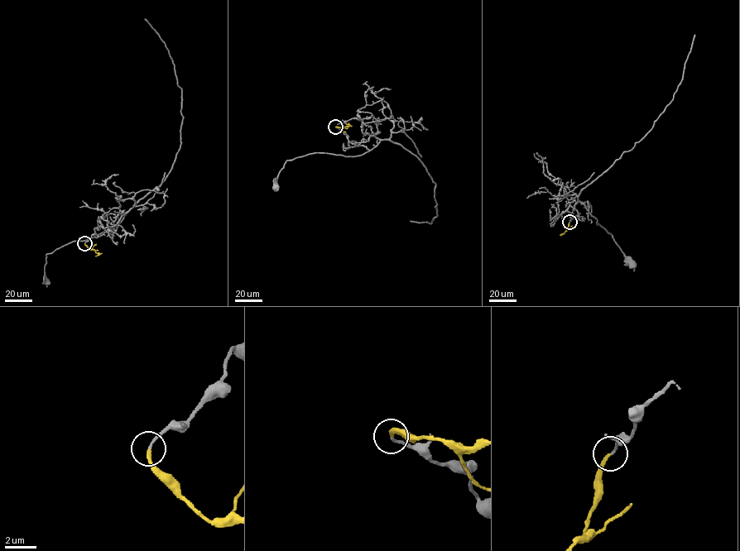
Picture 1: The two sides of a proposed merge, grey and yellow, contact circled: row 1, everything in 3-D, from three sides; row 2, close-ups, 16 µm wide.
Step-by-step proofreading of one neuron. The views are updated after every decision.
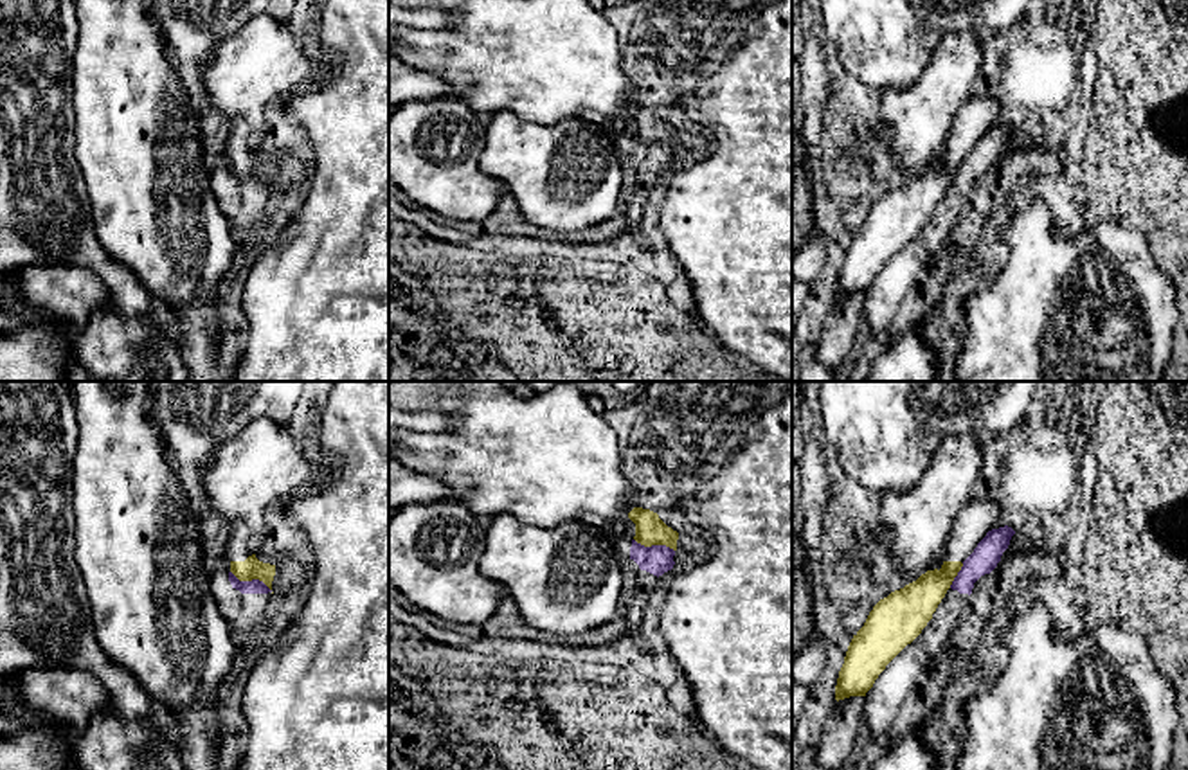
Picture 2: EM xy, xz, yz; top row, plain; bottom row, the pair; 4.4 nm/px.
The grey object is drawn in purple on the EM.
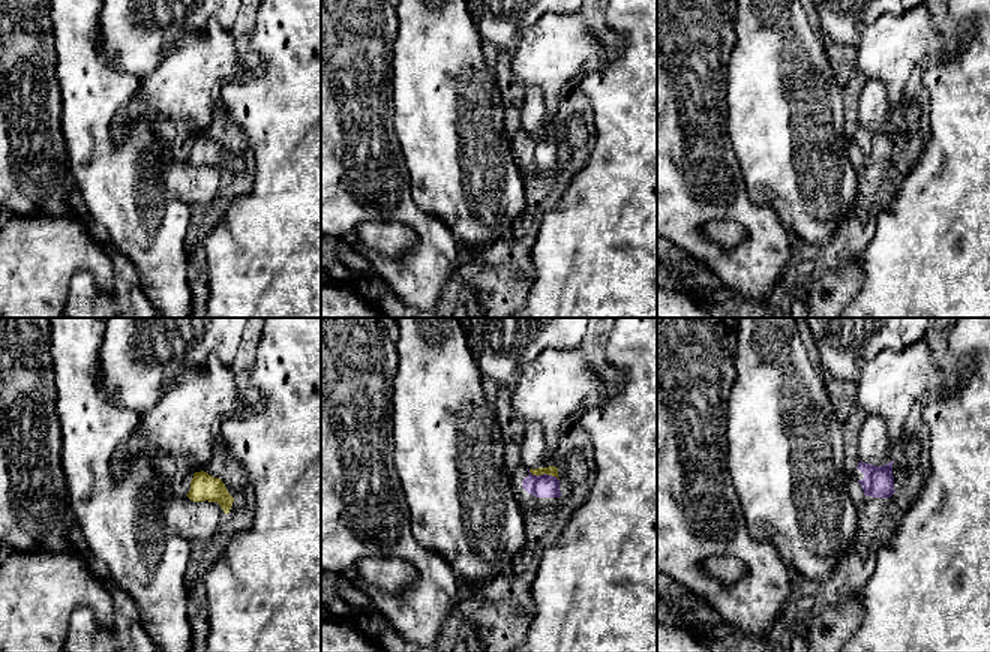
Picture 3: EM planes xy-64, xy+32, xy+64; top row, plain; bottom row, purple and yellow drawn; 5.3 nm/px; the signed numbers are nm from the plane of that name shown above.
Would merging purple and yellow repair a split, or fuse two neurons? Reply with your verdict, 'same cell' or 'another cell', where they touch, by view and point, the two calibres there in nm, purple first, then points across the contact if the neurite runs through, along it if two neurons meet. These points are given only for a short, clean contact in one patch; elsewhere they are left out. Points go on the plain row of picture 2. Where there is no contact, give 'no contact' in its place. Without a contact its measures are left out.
another cell; contact xy (252, 177); calibres 60 and 100 nm; border xy (231, 168), (240, 177), (260, 177), (270, 188)

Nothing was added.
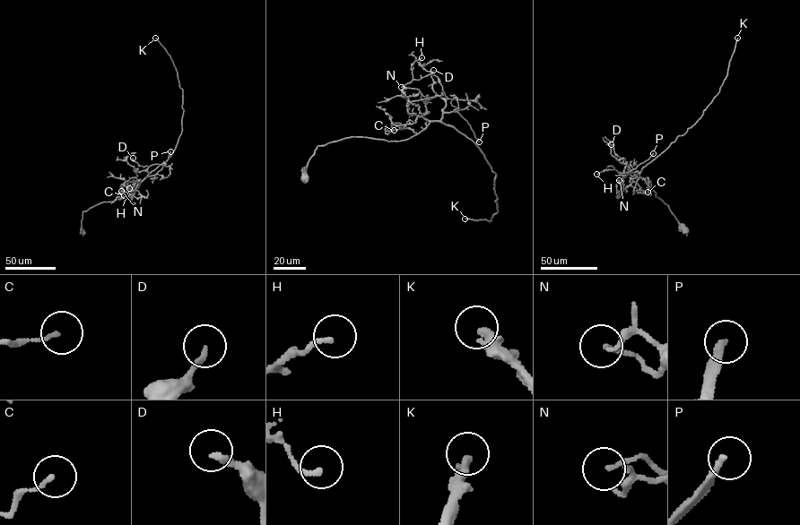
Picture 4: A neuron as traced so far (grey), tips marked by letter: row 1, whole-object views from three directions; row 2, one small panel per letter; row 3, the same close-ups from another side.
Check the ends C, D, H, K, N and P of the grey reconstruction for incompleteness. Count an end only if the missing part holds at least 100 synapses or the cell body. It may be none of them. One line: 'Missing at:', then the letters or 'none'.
Missing at: K

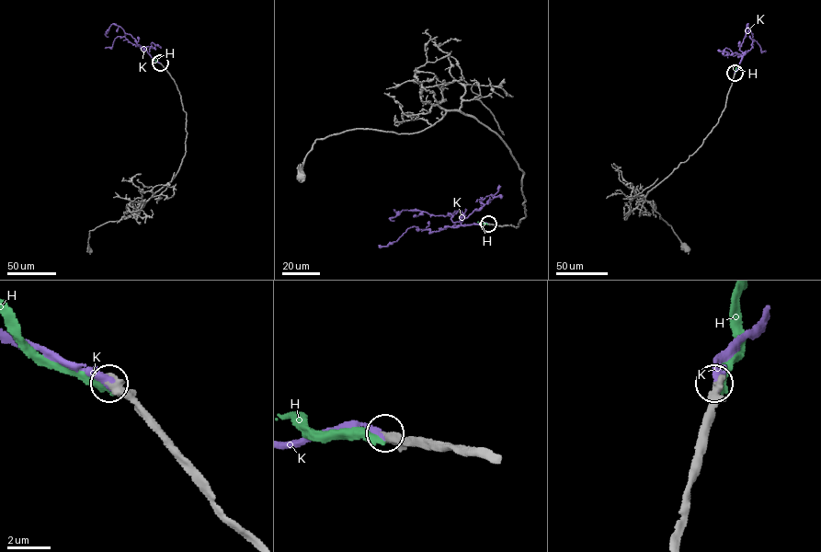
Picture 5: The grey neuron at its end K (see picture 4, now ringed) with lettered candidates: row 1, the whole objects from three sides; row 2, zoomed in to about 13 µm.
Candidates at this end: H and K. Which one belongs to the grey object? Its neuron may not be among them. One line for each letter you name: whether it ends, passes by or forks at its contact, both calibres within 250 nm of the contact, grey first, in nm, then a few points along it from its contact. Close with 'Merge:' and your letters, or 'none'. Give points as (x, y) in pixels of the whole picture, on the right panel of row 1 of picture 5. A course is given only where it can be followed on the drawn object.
K: it ends; calibres 500 and 380 nm; course (735, 74), (742, 57), (740, 46), (748, 23), (752, 38)
Merge: K

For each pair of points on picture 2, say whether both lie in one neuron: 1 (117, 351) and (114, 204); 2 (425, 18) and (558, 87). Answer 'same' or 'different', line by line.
1: different
2: different

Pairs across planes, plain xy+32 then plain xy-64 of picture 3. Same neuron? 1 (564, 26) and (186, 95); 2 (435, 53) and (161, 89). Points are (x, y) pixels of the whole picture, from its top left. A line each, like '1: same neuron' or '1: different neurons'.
1: same neuron
2: different neurons

